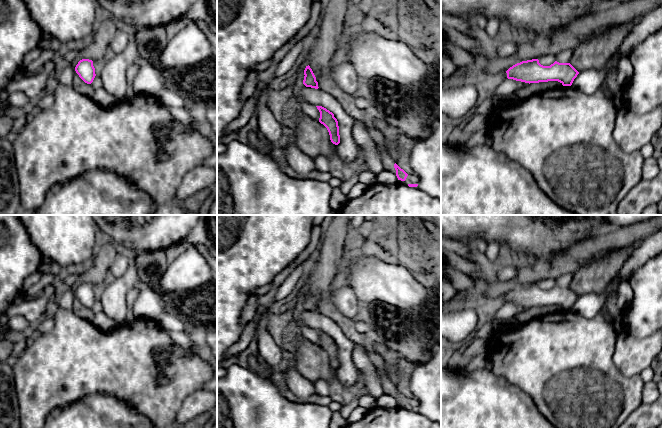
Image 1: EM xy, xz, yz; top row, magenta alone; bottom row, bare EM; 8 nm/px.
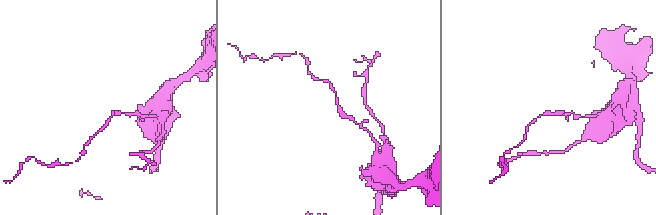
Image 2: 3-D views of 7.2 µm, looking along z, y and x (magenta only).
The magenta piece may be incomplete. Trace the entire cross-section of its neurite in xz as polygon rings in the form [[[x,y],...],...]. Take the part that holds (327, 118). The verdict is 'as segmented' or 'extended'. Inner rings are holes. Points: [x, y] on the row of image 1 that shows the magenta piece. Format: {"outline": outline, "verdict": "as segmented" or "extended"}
{"outline": [[[322,106],[316,107],[320,112],[319,122],[327,128],[331,142],[338,145],[340,143],[340,135],[337,119],[334,117],[334,114],[326,108]]], "verdict": "as segmented"}

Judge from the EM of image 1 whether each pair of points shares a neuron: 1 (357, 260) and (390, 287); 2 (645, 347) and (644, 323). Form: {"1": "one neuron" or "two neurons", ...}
{"1": "one neuron", "2": "two neurons"}

